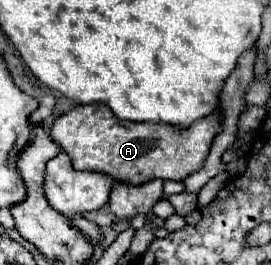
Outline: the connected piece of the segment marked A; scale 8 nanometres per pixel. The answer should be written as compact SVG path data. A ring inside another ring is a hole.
M82 104L82 106L76 106L74 110L70 110L68 114L62 114L54 120L52 138L70 156L76 170L102 172L102 174L112 176L116 182L144 184L152 178L184 180L186 176L200 170L204 166L208 152L210 152L216 130L220 130L220 104L214 114L206 116L204 120L200 118L200 120L192 122L190 128L178 128L172 124L152 124L152 122L124 122L124 120L118 120L106 104Z

